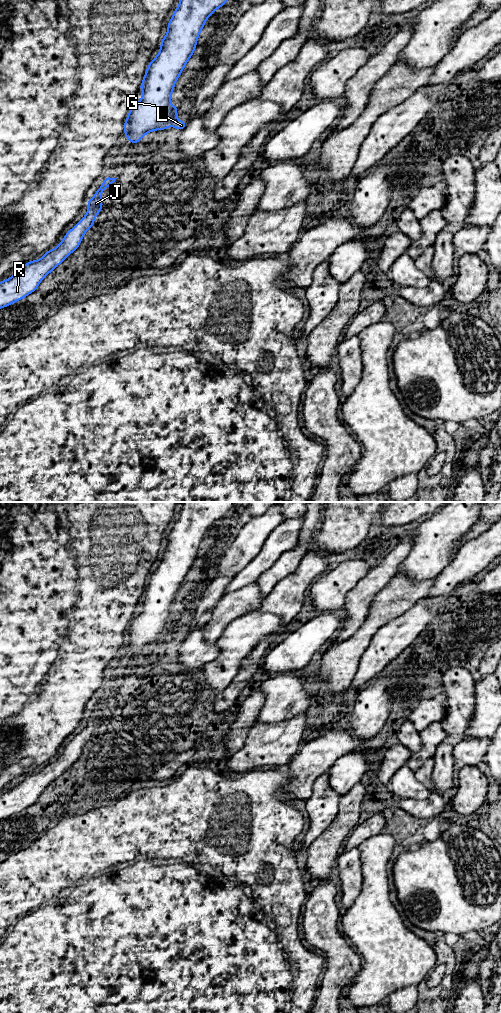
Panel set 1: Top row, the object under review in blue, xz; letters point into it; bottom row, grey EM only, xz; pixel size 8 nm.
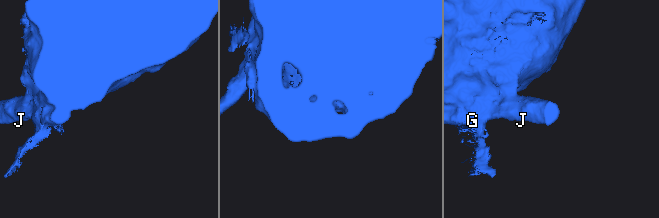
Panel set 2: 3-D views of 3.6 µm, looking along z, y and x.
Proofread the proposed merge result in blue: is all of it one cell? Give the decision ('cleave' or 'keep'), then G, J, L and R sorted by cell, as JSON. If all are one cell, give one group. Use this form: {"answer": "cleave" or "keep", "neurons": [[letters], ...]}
{"answer": "cleave", "neurons": [["G", "J", "R"], ["L"]]}

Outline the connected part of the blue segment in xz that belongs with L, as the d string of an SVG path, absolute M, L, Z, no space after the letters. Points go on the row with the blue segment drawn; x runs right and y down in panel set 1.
M172 92L169 95L168 107L164 113L164 116L159 121L156 130L166 130L172 125L174 128L181 131L187 126L186 122L177 119L177 111L179 108L171 105L171 96Z

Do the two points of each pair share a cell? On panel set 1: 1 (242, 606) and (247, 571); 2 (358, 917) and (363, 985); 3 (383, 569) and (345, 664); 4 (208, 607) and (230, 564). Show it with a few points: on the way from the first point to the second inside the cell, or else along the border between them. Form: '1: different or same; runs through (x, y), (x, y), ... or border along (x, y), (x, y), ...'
1: different; border along (256, 580), (226, 593)
2: same; runs through (369, 934), (369, 968)
3: different; border along (370, 605), (364, 622), (342, 641)
4: different; border along (234, 574), (219, 575), (217, 577)

